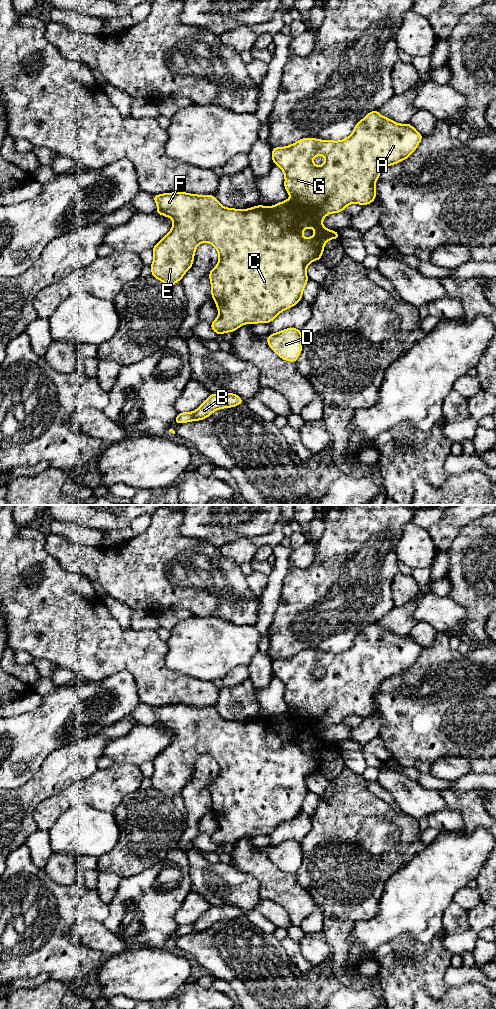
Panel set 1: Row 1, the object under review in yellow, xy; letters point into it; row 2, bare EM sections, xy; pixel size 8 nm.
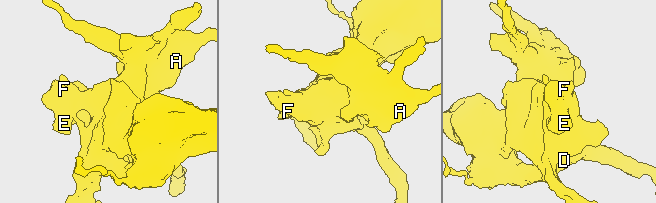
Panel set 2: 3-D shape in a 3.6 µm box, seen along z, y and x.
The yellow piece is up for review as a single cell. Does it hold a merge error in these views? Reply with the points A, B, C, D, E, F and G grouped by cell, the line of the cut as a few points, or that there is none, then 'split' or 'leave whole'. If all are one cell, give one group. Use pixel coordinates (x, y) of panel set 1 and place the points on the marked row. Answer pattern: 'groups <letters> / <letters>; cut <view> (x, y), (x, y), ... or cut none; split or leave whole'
groups A B C E F G / D; cut xy (290, 200), (291, 225), (284, 230); split

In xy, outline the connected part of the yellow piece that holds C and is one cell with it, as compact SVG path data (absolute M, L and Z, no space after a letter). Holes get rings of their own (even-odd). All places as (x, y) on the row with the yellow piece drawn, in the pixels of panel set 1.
M378 110L368 113L359 121L352 134L340 141L303 138L286 147L272 149L272 160L285 176L284 187L292 197L292 225L284 230L276 212L271 206L257 205L249 209L233 209L222 206L213 195L196 195L185 192L164 193L153 195L158 208L157 214L170 217L174 222L170 232L152 249L154 260L150 265L152 275L164 284L173 286L180 281L192 267L197 246L202 242L211 243L219 254L219 260L214 269L209 272L212 288L212 299L219 311L218 317L210 324L219 336L225 332L234 332L240 326L252 323L270 323L282 311L289 309L302 300L302 293L307 281L307 266L315 260L321 260L324 245L329 239L339 239L338 232L326 229L322 221L330 213L339 213L352 203L370 204L375 200L375 183L380 172L387 166L399 163L408 158L418 147L423 135L409 123L398 124L381 116ZM318 155L325 156L321 166L313 163ZM312 227L315 234L304 238L302 232Z

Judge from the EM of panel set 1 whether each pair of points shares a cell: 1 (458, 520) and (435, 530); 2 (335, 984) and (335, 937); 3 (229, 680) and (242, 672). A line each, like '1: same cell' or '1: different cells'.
1: same cell
2: different cells
3: same cell

